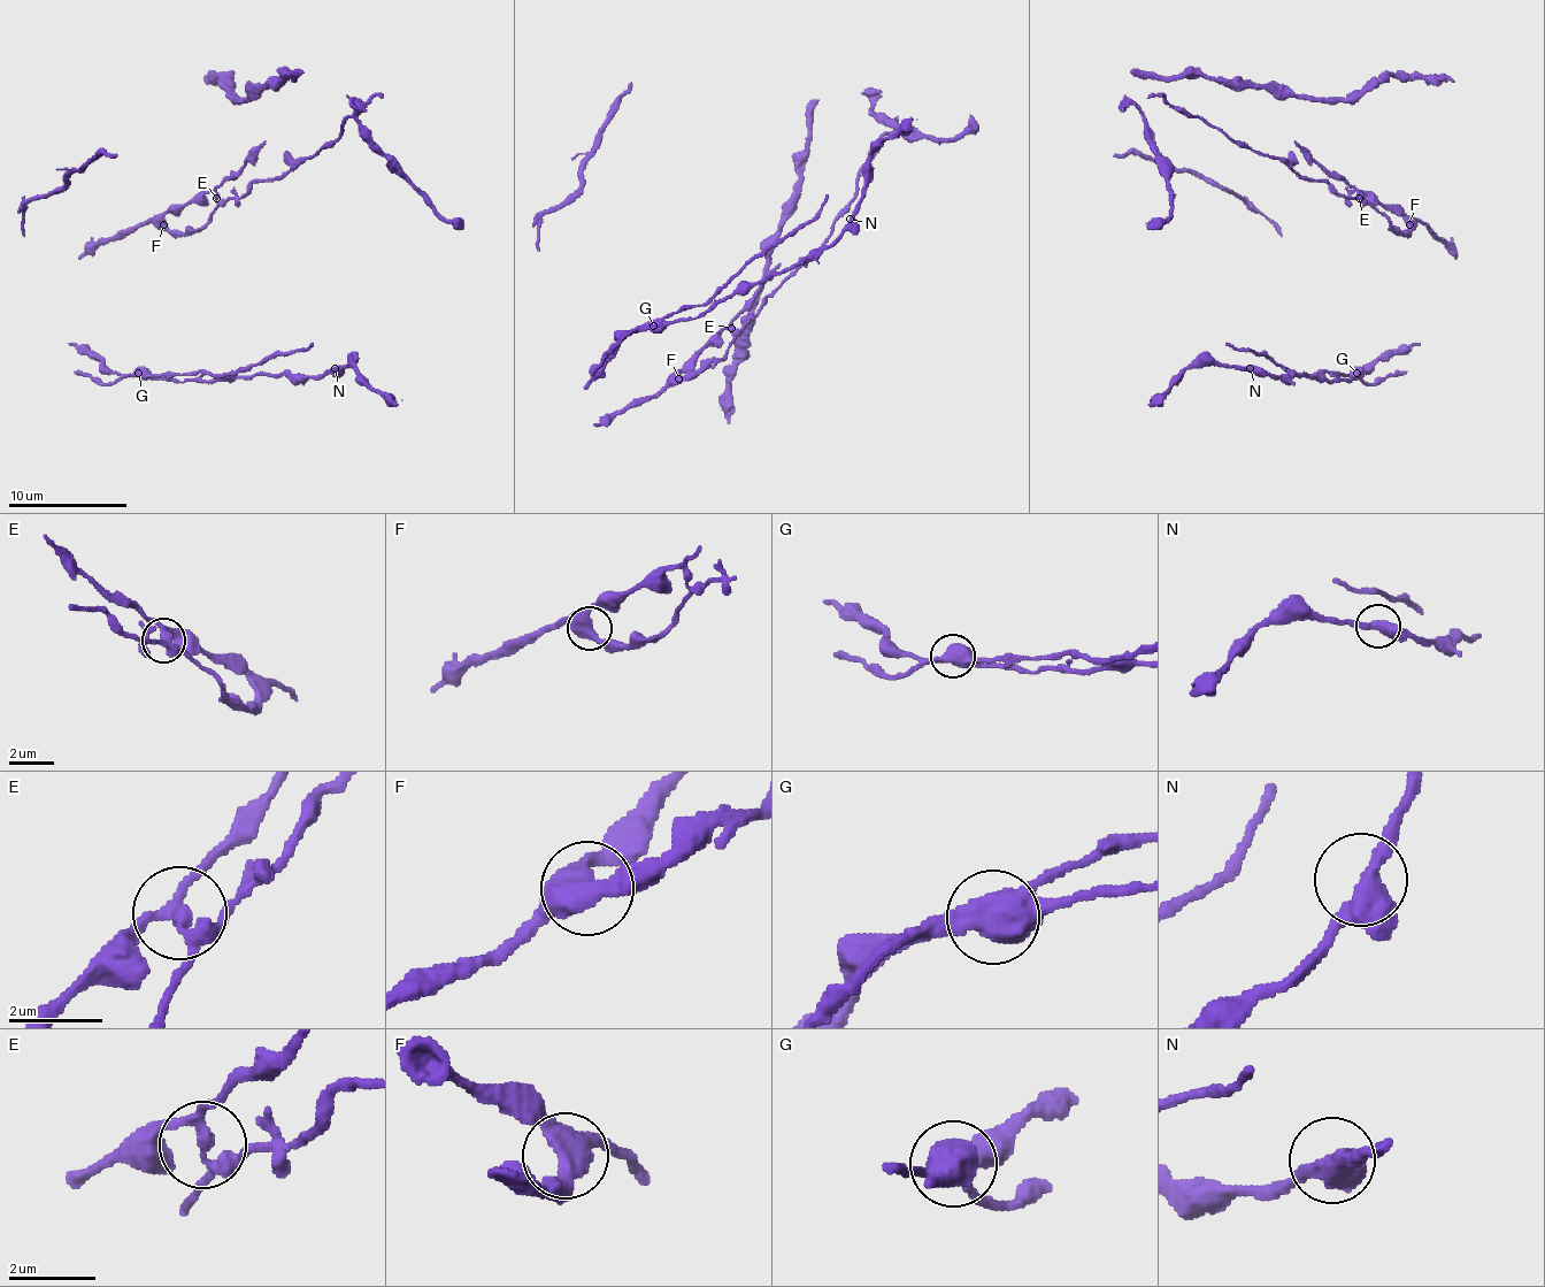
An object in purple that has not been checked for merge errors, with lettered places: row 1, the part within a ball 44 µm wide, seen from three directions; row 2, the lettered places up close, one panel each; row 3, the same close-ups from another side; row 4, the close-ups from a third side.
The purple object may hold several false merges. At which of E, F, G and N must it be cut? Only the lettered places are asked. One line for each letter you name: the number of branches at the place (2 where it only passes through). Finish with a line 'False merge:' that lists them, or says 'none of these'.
G: Branches: 3
False merge: G

